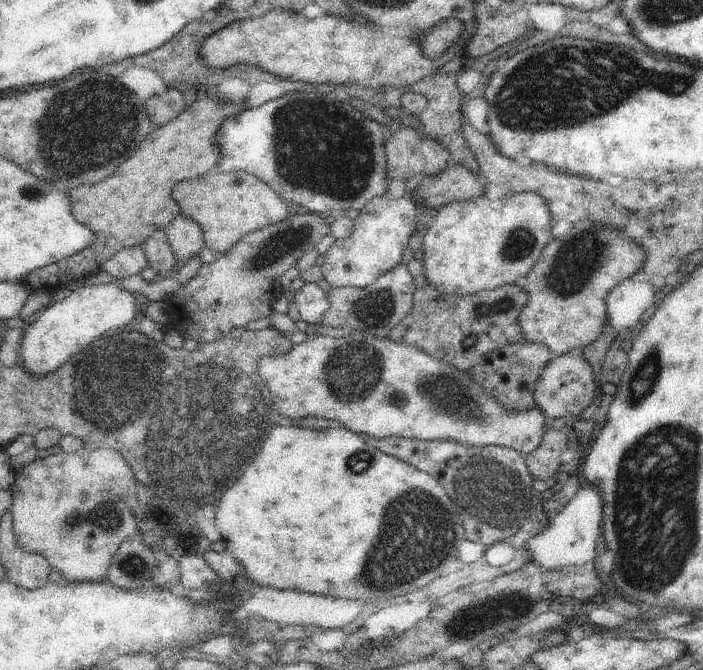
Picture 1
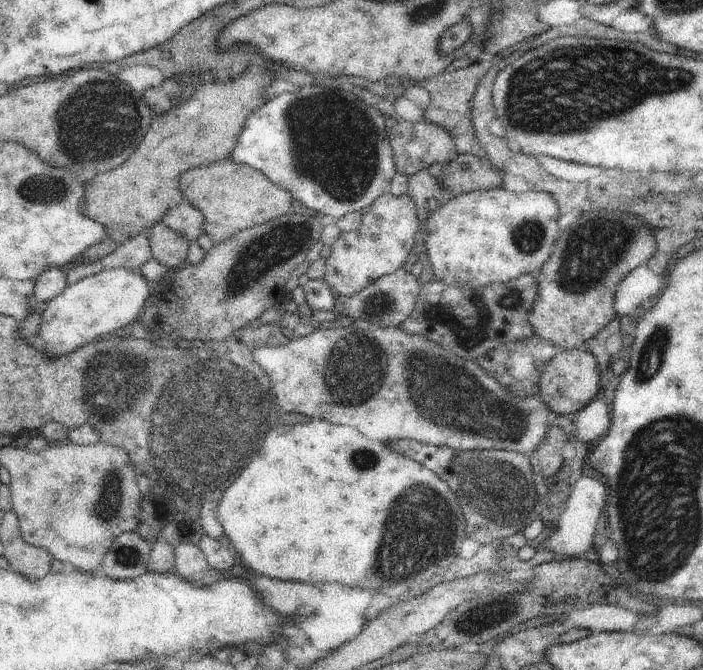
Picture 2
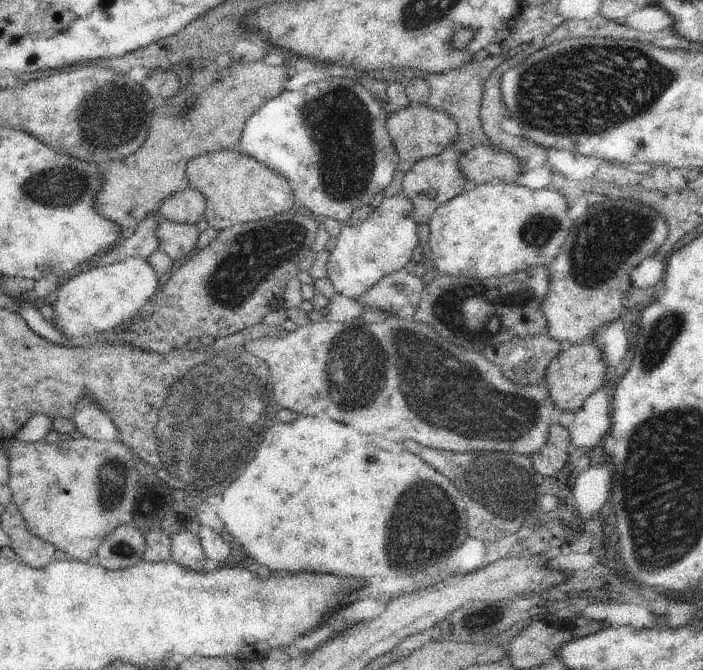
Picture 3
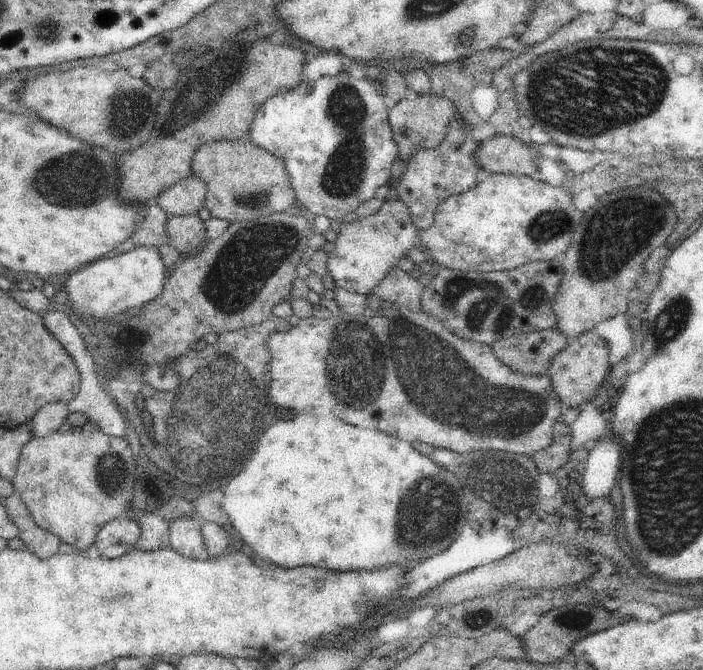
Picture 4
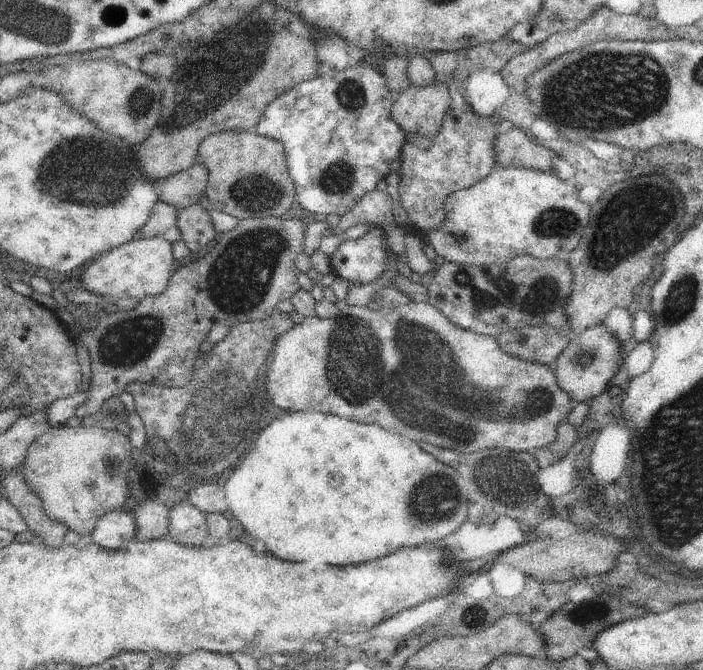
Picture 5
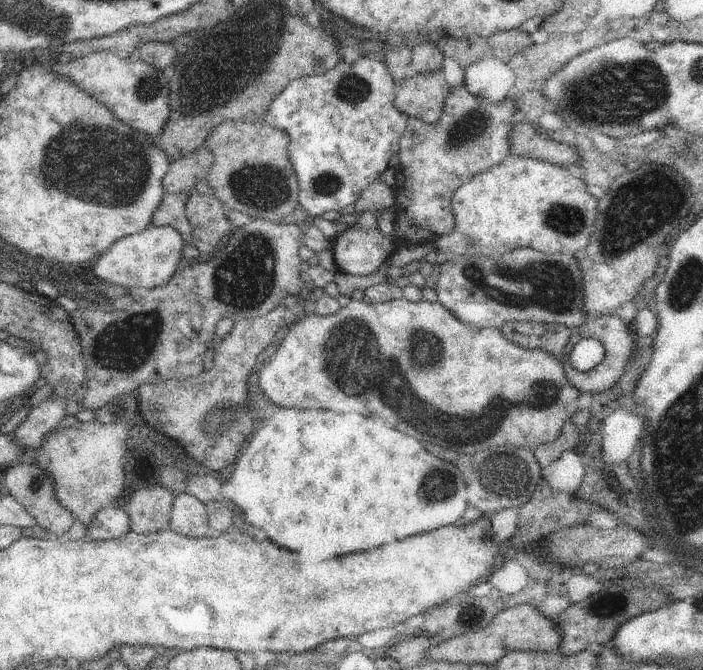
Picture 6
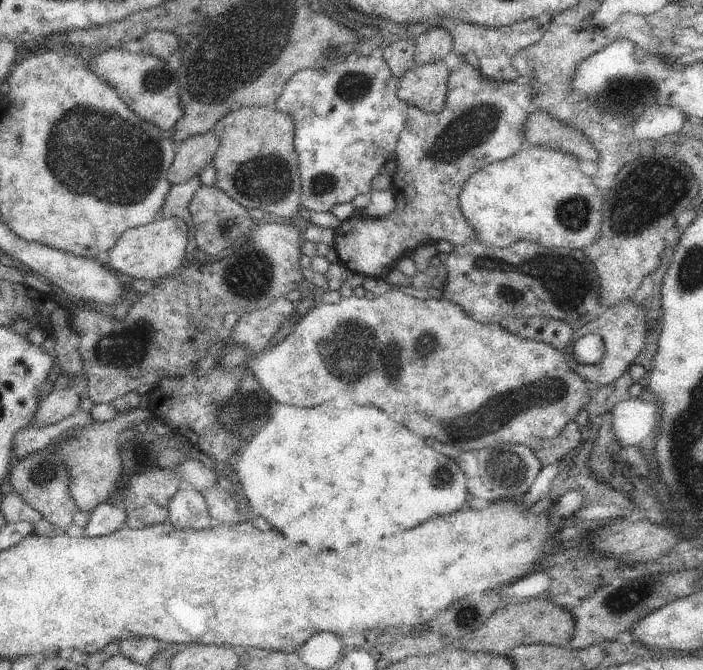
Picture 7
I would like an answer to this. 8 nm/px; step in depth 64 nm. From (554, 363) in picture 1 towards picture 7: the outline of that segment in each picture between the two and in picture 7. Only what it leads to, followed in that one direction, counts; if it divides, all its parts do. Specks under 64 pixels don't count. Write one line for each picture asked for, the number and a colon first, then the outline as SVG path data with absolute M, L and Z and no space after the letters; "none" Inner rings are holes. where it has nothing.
2: M583 346L581 348L573 348L573 350L567 350L567 352L561 352L557 354L545 368L543 368L543 374L539 378L539 394L541 394L541 400L549 406L549 410L553 412L553 416L557 414L577 414L579 410L583 410L585 404L589 404L589 400L593 396L597 396L597 390L599 390L599 368L597 368L597 360L591 352L587 352Z
3: M591 334L581 344L573 344L565 352L559 352L549 362L549 368L543 376L543 382L551 392L551 400L557 406L557 412L563 412L563 410L577 412L587 402L587 398L593 396L601 388L603 374L605 374L603 352L593 344L593 334Z
4: M597 330L581 334L575 342L569 342L551 362L551 366L545 370L547 376L553 382L553 390L563 402L563 408L579 408L589 398L597 396L605 388L605 378L609 374L609 344L603 336L599 336Z
5: M601 322L599 326L591 326L587 328L585 332L579 332L579 334L573 334L569 344L565 346L565 350L559 354L559 358L549 366L553 372L555 372L555 378L557 378L557 384L561 390L565 390L569 394L569 398L577 404L579 402L587 402L591 400L593 396L601 396L607 388L609 388L609 382L611 378L619 372L623 364L623 352L621 352L621 342L617 340L617 336L605 326L605 322ZM581 352L593 352L595 354L595 360L589 364L589 366L581 366L577 362L579 354Z
6: M613 312L613 314L609 314L609 316L601 316L601 318L597 318L597 320L591 320L591 322L587 322L587 324L579 326L575 332L571 332L571 338L569 338L567 346L563 348L563 352L561 352L559 356L561 356L561 364L563 364L563 370L565 370L567 380L569 380L577 390L581 390L581 394L583 394L583 392L597 394L597 392L601 392L601 390L607 390L607 388L623 374L623 370L629 370L631 358L633 358L633 354L637 352L637 334L635 334L633 324L635 324L635 322L625 324L625 320L623 320L623 318L617 318L617 314ZM583 338L595 338L595 340L599 340L601 346L603 346L603 350L605 350L605 356L603 356L603 360L601 360L595 368L585 370L585 372L579 372L579 370L573 368L573 364L571 364L571 350L573 350L573 346L575 346L579 340L583 340Z
7: M633 298L627 300L627 302L619 302L615 306L611 306L609 310L605 310L603 314L599 314L595 320L591 320L589 324L585 324L583 328L579 328L571 338L569 338L569 344L567 348L563 350L563 356L567 358L569 362L569 368L573 372L577 372L579 376L583 376L587 380L587 384L591 388L599 388L599 386L609 386L609 384L615 384L613 380L617 380L623 370L635 360L635 356L639 354L639 350L643 348L643 340L647 336L645 328L647 328L647 306L643 304L633 304ZM589 334L595 334L601 338L603 342L603 348L605 348L605 354L601 356L601 360L597 364L589 364L589 366L583 366L581 362L575 360L575 354L573 354L573 346L577 344L579 338L583 336L589 336Z

